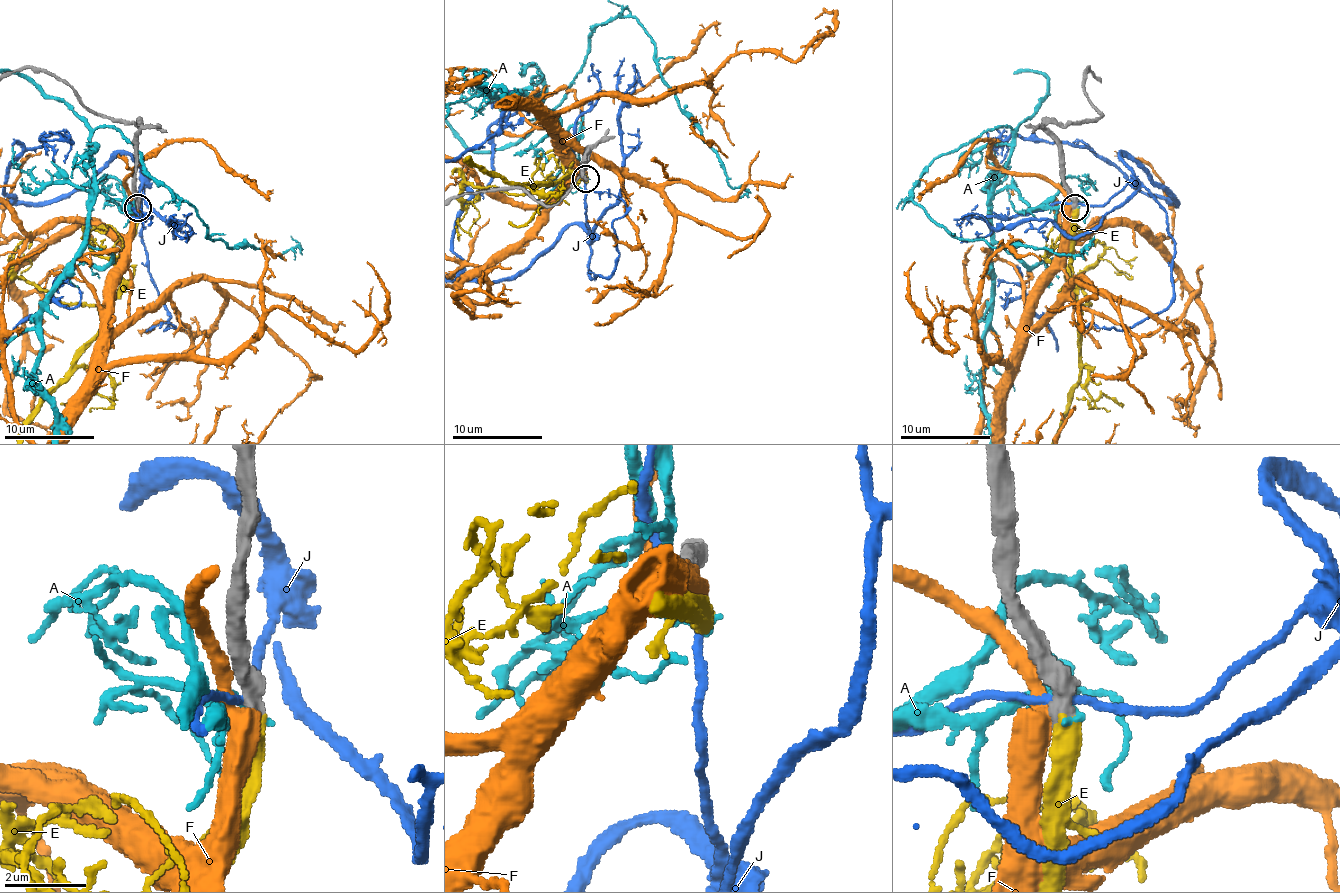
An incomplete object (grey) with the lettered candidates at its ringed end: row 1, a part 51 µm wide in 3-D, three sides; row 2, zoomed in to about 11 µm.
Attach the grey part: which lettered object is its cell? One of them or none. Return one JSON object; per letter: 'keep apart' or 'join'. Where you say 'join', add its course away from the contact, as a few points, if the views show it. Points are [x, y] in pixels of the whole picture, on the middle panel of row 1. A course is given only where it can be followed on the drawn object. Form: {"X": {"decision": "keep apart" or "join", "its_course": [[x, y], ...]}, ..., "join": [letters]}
{"A": {"decision": "keep apart"}, "E": {"decision": "join"}, "F": {"decision": "keep apart"}, "J": {"decision": "keep apart"}, "join": ["E"]}

